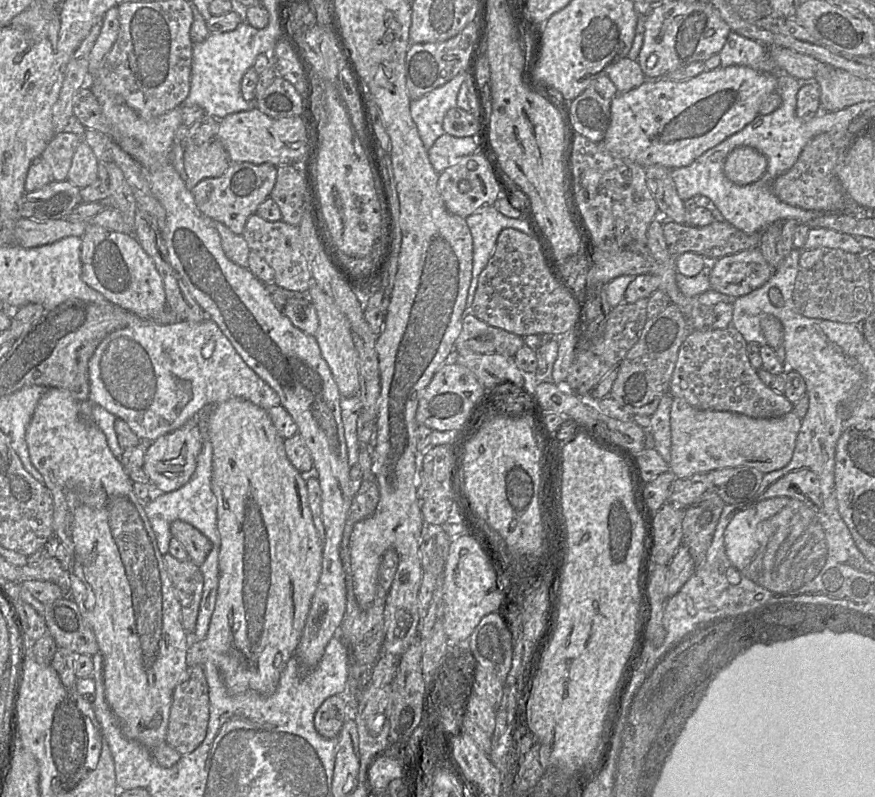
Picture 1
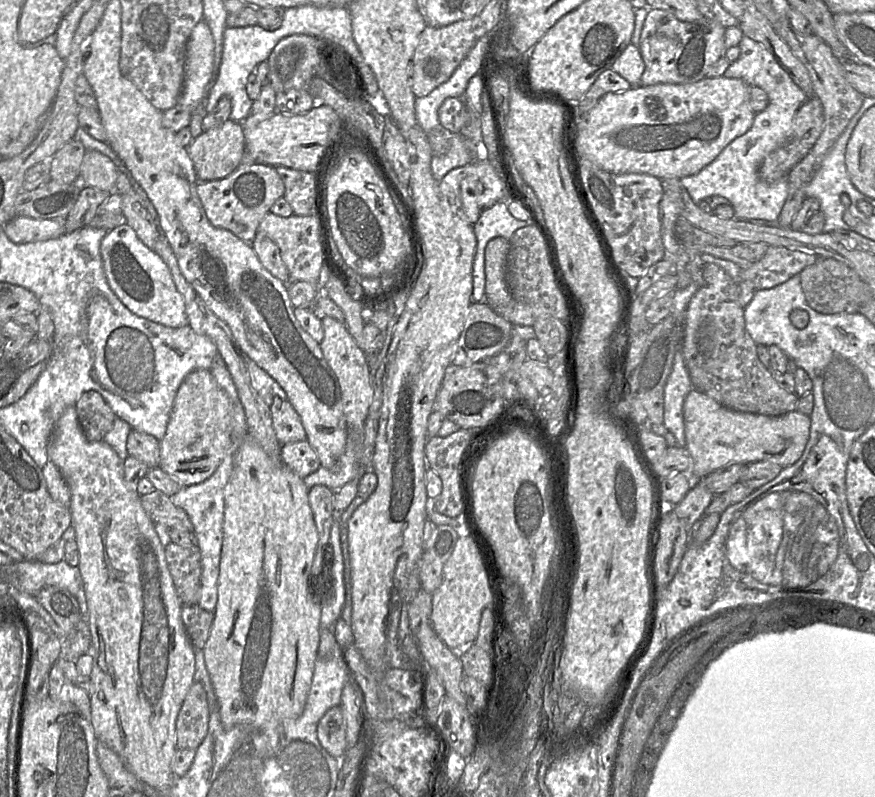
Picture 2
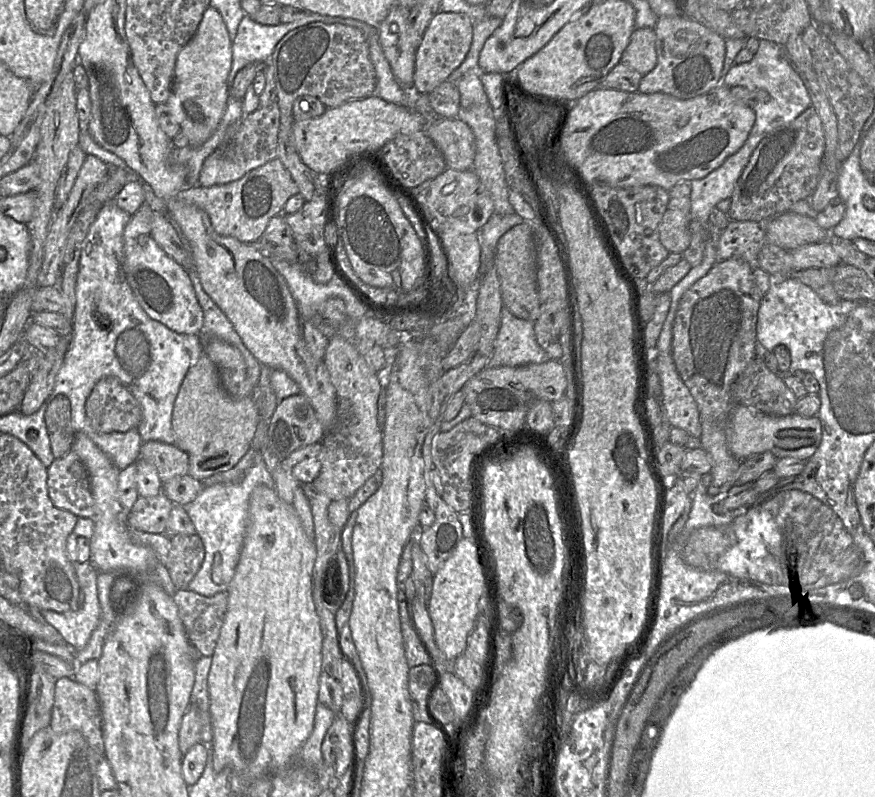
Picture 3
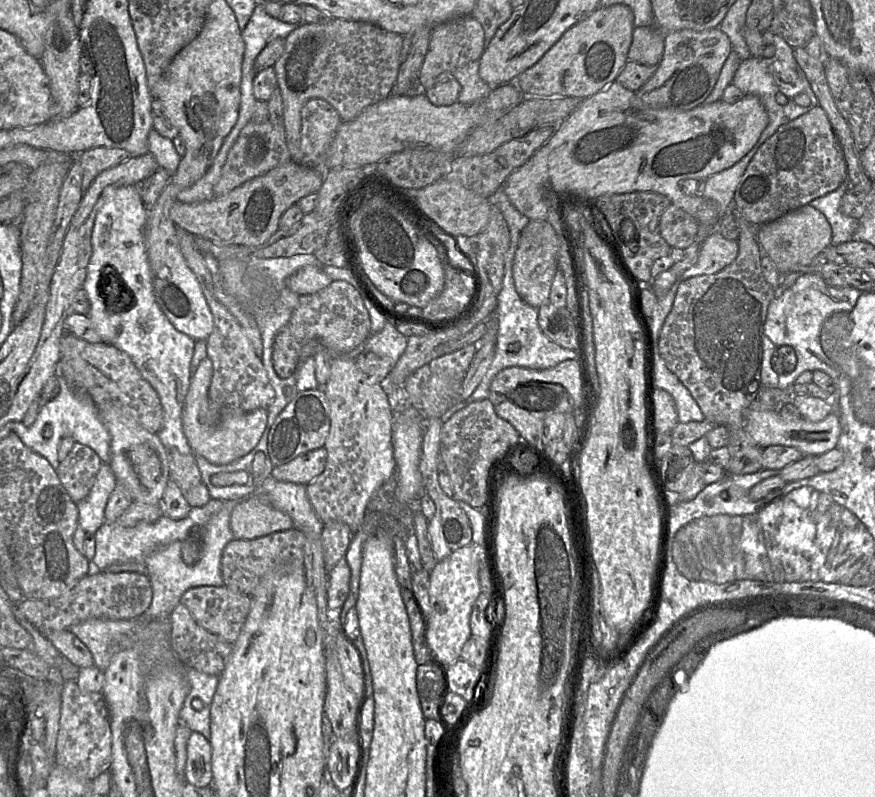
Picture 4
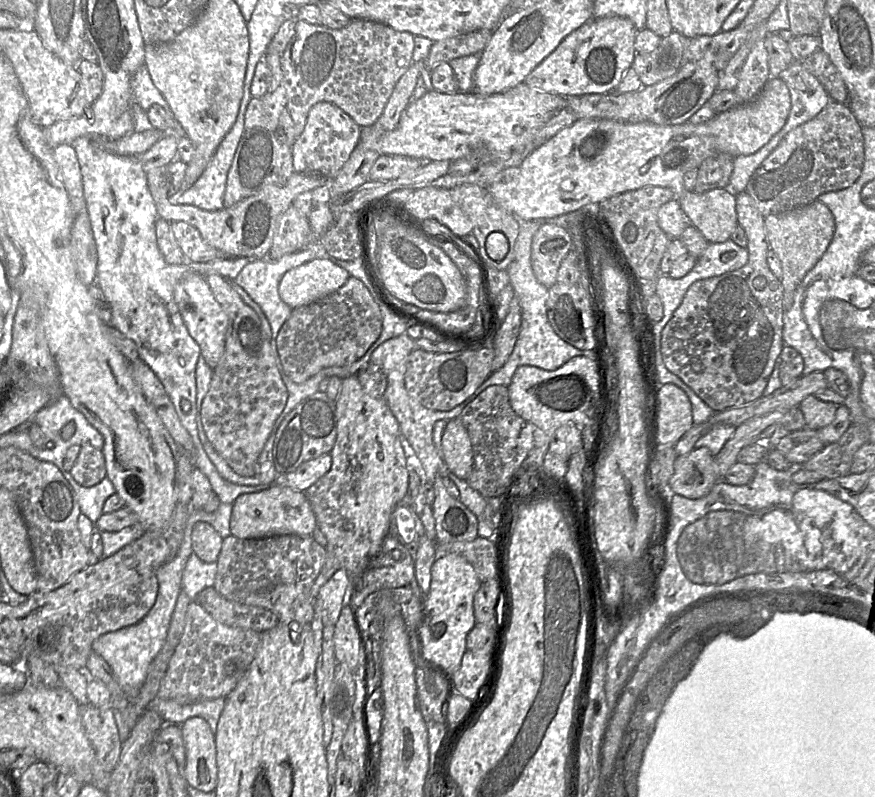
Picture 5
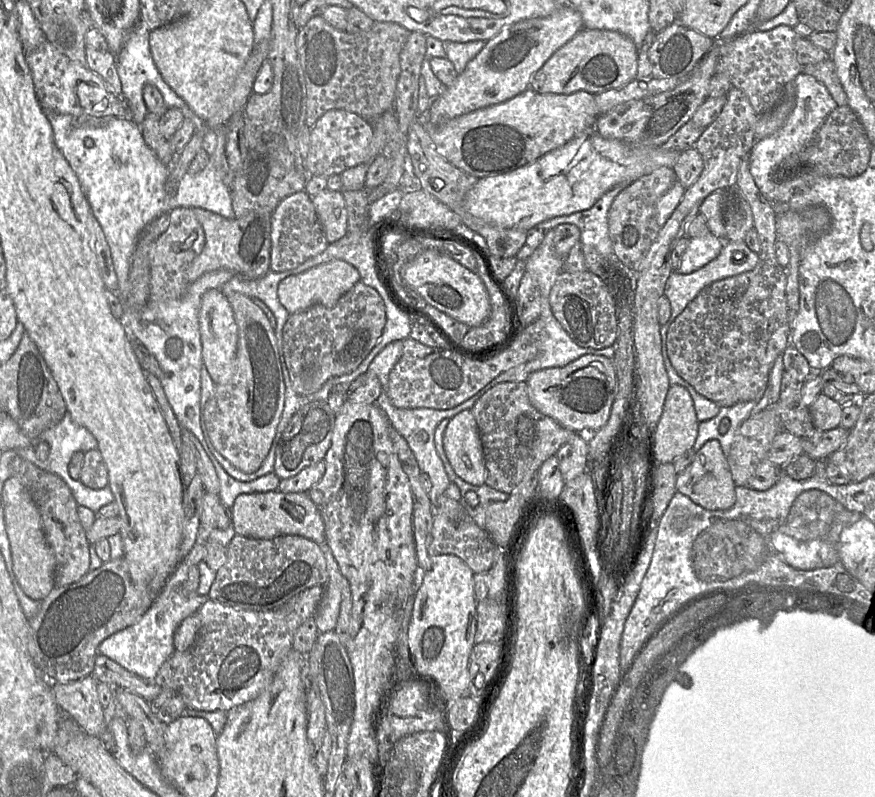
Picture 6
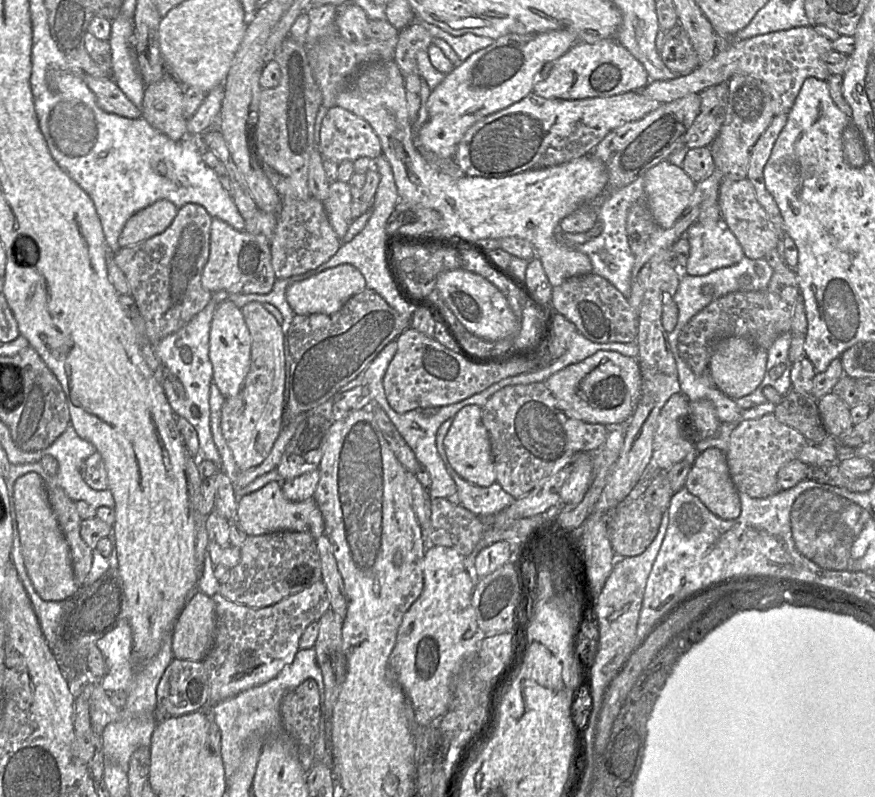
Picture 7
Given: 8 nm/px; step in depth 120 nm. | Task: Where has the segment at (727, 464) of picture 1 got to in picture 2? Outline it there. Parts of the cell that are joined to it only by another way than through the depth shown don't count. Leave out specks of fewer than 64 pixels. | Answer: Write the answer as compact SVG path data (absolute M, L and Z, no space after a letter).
M692 389L683 406L685 448L691 460L690 476L702 479L732 463L769 461L788 467L802 456L810 435L810 416L791 411L780 416L740 412L723 406L708 395Z

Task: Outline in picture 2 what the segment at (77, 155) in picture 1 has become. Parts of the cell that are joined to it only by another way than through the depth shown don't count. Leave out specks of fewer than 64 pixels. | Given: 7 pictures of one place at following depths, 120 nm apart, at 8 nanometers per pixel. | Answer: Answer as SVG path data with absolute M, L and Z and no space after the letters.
M87 150L81 163L79 181L84 186L113 193L119 172L118 166L109 157Z

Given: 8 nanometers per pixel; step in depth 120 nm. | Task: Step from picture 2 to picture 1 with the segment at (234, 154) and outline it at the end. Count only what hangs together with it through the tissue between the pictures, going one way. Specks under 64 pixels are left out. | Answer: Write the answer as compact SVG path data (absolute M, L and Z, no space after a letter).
M218 138L200 146L187 146L183 150L186 185L192 190L200 181L222 176L232 164L228 152Z

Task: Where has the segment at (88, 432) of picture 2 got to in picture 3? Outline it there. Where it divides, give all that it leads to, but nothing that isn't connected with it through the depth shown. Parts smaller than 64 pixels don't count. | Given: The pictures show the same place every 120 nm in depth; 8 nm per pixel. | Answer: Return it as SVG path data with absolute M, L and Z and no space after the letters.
M105 377L96 383L86 400L85 411L99 433L137 430L142 420L140 403L115 377Z

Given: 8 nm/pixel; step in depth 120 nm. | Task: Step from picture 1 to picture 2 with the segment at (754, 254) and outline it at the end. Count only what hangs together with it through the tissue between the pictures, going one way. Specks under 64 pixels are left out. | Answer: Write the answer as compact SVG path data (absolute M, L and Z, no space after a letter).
M769 245L764 256L752 266L742 269L740 280L750 282L754 289L769 289L813 265L819 256L781 246Z

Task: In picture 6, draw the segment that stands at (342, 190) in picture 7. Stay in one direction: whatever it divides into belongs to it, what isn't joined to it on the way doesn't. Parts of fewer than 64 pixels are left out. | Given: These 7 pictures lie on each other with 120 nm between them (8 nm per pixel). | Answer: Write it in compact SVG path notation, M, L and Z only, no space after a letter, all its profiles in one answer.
M325 188L311 198L328 243L343 238L348 230L348 214L343 192Z

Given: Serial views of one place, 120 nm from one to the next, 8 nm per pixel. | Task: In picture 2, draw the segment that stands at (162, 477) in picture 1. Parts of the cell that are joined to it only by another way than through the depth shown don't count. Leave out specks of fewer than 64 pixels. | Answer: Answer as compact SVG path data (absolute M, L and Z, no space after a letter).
M208 369L189 373L175 397L164 438L160 441L159 468L182 487L208 479L228 450L236 450L231 425L231 403Z

